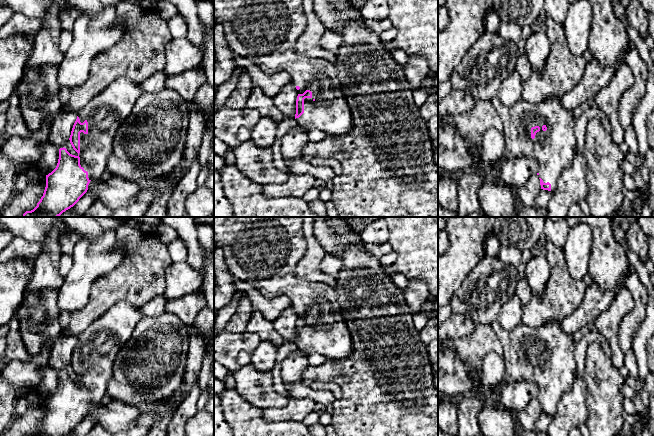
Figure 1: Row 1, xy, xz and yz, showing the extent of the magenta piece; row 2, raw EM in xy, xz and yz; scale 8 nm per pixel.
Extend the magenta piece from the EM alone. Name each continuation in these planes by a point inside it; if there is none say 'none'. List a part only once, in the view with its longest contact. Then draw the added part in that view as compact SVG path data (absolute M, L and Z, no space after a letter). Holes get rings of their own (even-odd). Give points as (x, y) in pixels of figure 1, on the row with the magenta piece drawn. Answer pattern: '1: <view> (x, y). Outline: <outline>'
1: xy (106, 111). Outline: M120 76L77 111L80 122L88 122L88 133L80 133L79 157L89 180L106 175L114 135L142 94L140 83Z

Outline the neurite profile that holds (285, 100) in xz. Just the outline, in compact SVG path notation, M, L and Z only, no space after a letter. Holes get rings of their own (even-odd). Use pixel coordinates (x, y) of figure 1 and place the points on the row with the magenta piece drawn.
M291 81L276 96L273 97L274 105L284 117L295 118L296 100L298 90Z

